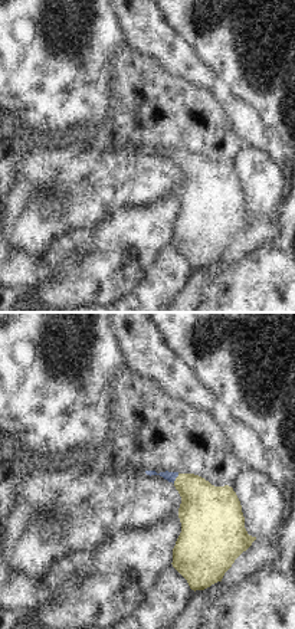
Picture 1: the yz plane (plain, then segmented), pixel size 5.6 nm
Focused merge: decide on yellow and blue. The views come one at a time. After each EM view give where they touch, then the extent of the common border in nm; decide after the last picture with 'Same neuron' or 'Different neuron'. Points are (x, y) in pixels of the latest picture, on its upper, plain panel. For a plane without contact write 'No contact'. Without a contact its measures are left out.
Touches yellow at (176, 156). Shared border 70 nm

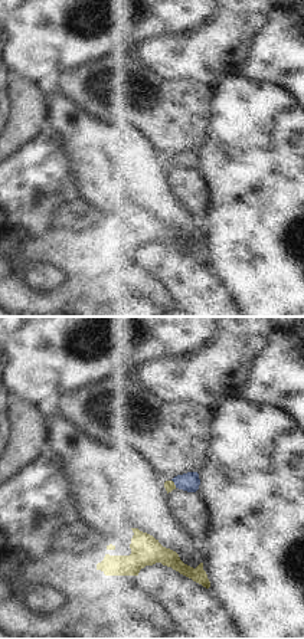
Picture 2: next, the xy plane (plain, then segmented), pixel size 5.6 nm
Touches yellow at (173, 161). Shared border 50 nm

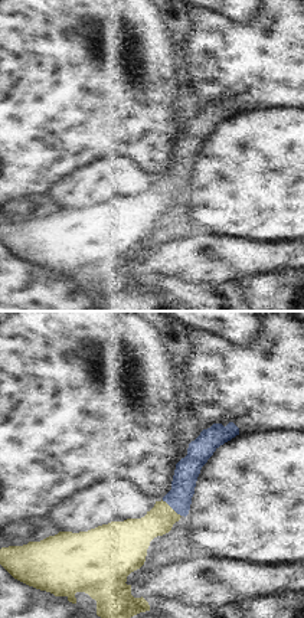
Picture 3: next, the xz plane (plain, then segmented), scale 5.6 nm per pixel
Touches yellow at (170, 185). Shared border 140 nm

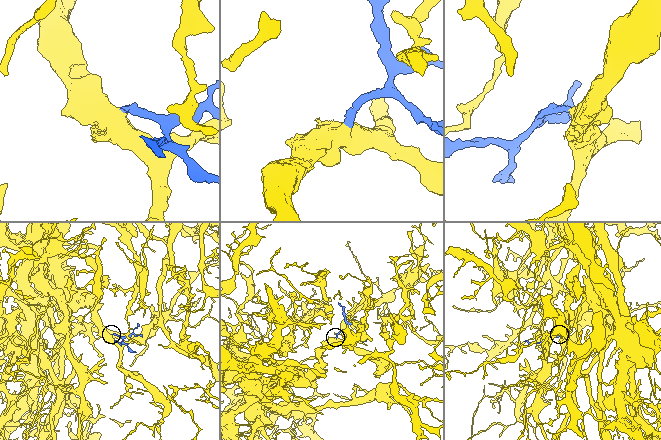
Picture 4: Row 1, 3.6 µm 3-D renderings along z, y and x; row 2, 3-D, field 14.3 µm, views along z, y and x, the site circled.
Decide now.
Same neuron

